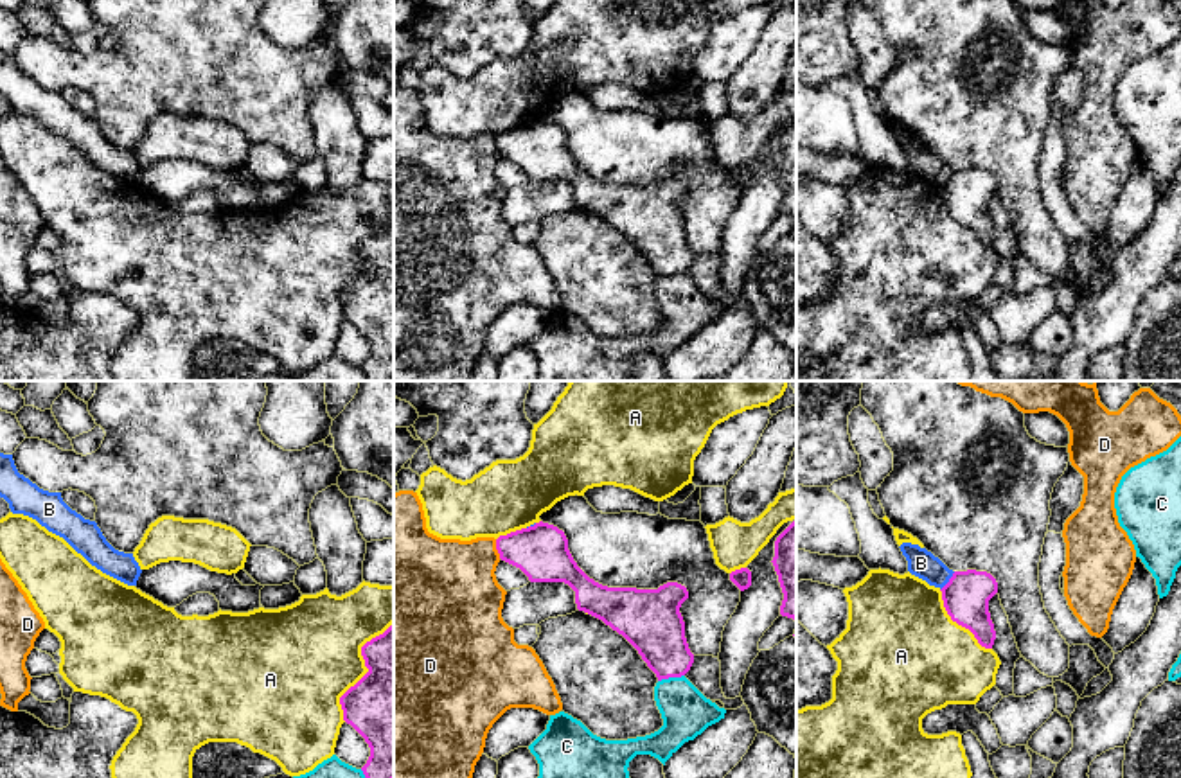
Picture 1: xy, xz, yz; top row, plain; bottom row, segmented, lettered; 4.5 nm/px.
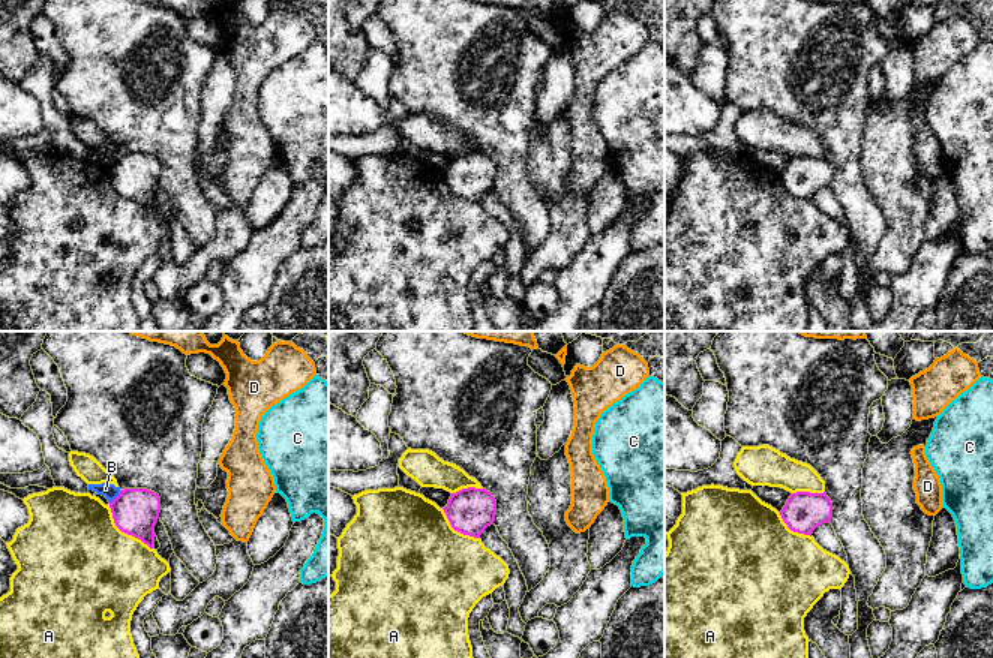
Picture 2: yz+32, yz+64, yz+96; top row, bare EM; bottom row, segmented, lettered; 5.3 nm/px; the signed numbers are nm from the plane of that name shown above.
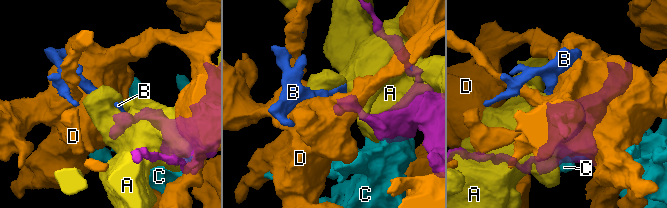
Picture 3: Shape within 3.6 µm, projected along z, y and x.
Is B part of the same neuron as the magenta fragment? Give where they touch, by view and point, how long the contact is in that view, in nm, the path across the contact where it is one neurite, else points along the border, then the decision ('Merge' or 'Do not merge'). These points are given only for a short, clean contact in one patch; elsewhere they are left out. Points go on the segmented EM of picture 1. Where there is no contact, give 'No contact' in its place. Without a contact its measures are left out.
Touches magenta at yz (950, 581). Shared border 110 nm. Boundary: yz (955, 572), (941, 590). Do not merge

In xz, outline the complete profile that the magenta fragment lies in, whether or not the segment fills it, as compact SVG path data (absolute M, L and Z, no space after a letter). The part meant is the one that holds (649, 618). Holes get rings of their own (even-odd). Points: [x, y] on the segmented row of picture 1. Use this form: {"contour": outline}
{"contour": "M548 523L500 535L496 539L500 559L519 568L530 582L564 582L575 591L575 604L613 631L622 634L642 656L647 667L656 674L658 681L685 676L694 654L685 638L685 622L679 613L681 604L688 598L685 586L667 582L658 589L636 588L608 588L590 579L573 561L568 550L568 539L563 530Z"}

